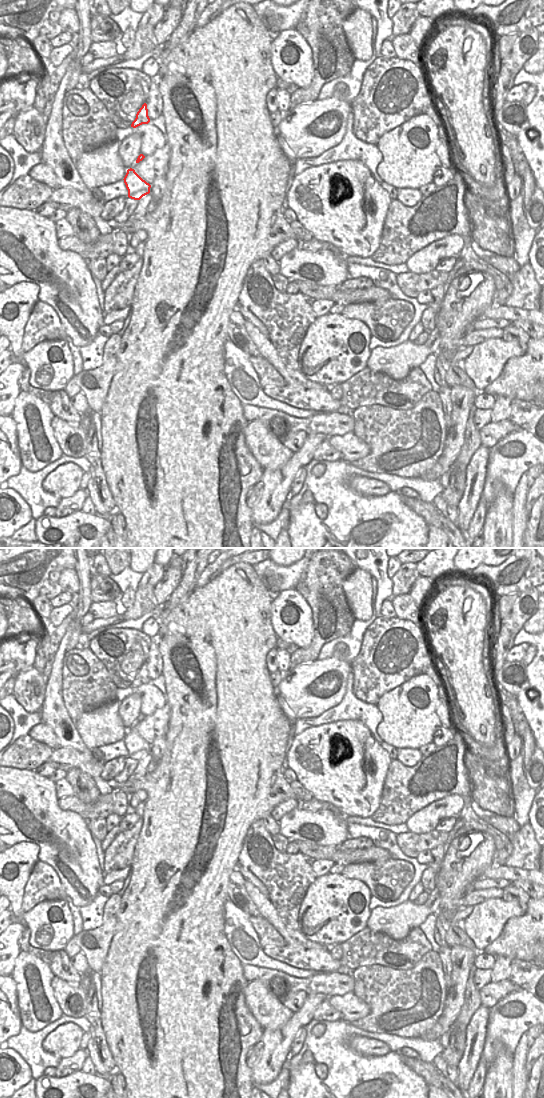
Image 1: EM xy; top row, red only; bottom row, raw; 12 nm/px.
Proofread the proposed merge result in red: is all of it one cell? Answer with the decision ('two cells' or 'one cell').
two cells

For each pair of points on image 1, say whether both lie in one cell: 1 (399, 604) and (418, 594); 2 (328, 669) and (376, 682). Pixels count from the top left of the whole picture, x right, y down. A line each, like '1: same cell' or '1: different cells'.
1: different cells
2: different cells

